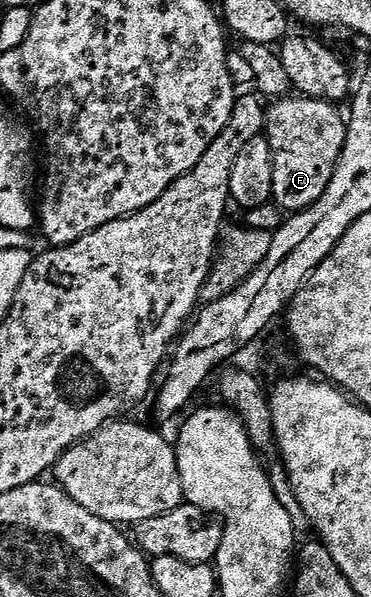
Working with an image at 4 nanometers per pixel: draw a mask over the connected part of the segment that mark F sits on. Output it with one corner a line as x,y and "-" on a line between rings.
282,96
269,103
264,137
272,152
272,202
283,212
297,212
316,204
346,143
347,119
333,102

